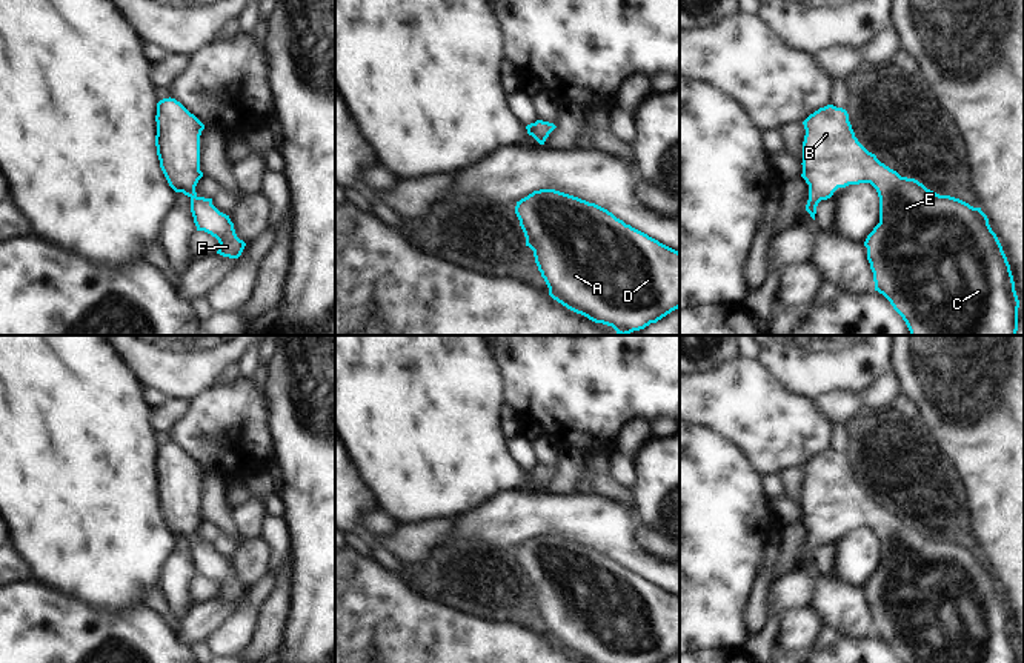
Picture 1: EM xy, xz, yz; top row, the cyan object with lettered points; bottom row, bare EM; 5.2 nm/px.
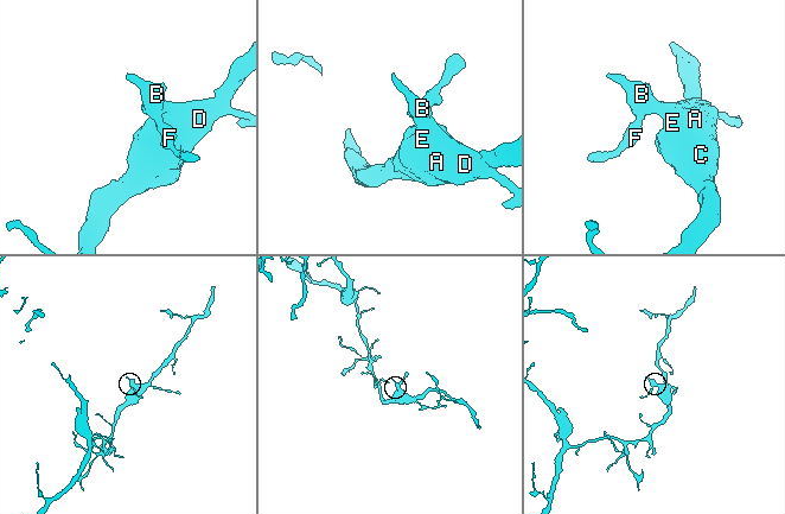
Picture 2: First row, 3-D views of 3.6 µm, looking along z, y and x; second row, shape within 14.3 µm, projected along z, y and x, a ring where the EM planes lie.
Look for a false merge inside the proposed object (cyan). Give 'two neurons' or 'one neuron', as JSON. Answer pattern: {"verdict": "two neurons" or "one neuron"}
{"verdict": "one neuron"}

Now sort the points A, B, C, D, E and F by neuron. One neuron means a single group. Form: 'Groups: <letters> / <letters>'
Groups: A B C D E F

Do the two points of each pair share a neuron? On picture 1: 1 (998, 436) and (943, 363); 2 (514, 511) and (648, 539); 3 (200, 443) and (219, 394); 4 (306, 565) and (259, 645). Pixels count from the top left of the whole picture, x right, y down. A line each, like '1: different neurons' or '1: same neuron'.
1: same neuron
2: different neurons
3: same neuron
4: different neurons

